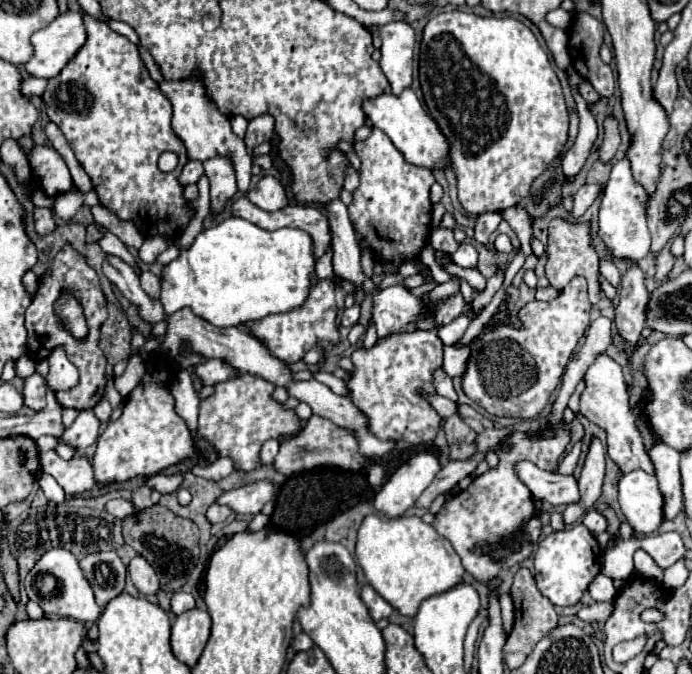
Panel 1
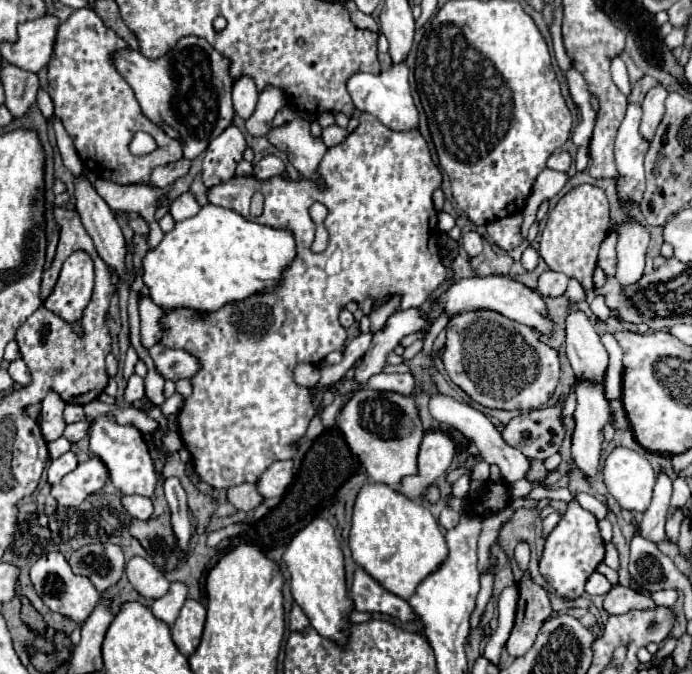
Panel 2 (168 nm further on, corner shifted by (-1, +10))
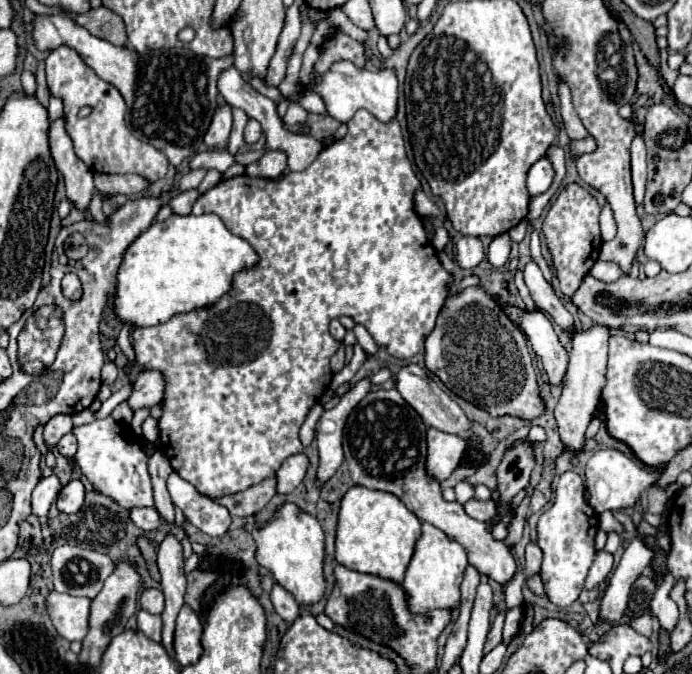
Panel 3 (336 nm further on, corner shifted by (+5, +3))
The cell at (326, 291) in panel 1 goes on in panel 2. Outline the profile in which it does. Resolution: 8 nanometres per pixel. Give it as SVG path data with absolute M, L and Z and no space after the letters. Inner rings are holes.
M362 113L360 115L360 125L356 127L356 131L352 131L344 143L340 143L338 147L332 147L328 149L328 153L324 155L322 163L320 163L320 175L324 179L324 183L328 185L328 189L318 189L312 181L286 181L284 177L272 177L268 181L256 181L254 177L232 177L230 181L226 183L220 183L216 187L210 189L208 193L208 201L212 205L220 205L220 207L226 207L226 209L232 209L236 213L240 213L244 219L248 221L256 221L256 223L264 223L264 225L270 225L270 227L288 227L292 229L294 237L296 237L296 259L292 261L292 265L288 267L288 271L284 273L284 279L280 281L280 287L274 289L274 291L266 291L266 293L256 293L240 303L230 303L214 313L208 313L206 317L202 317L198 311L190 311L190 309L176 309L176 311L170 311L166 317L164 317L164 337L162 337L162 343L170 349L186 349L188 353L196 355L202 363L200 371L192 377L192 385L194 385L194 391L192 395L184 401L184 409L180 411L178 415L178 425L180 425L180 437L184 441L184 445L188 447L192 459L194 459L194 465L196 465L196 473L200 475L202 481L214 485L214 487L232 487L232 485L240 485L240 483L256 483L258 477L262 475L262 471L272 465L274 461L280 461L280 459L292 459L296 449L290 447L298 437L302 437L306 433L306 427L308 423L312 421L314 417L314 405L310 401L310 391L306 387L298 387L294 381L292 381L292 371L296 367L298 361L308 361L308 363L318 363L322 361L330 351L342 351L344 347L344 341L346 341L346 329L340 325L338 321L338 315L340 315L340 309L346 307L348 301L356 301L356 303L362 303L366 295L372 295L374 299L382 297L382 295L396 295L396 293L402 293L402 303L398 309L408 309L408 307L420 307L428 297L430 293L446 279L446 269L440 261L440 253L438 253L438 213L434 211L434 205L432 205L432 193L436 187L440 187L442 183L442 173L440 169L436 167L436 163L432 161L432 155L430 155L430 149L426 145L426 139L420 135L420 131L392 131L388 129L386 125L382 125L374 115L370 113ZM260 191L264 195L264 211L260 217L252 217L250 215L250 199L252 195ZM320 201L322 205L328 207L328 217L324 219L324 225L328 229L328 235L330 235L330 243L326 247L326 251L322 253L312 253L310 251L310 245L312 245L312 239L314 239L314 231L316 231L316 223L312 221L310 217L310 207L312 203ZM234 313L238 317L236 325L230 327L230 319L224 319L224 315L230 315Z

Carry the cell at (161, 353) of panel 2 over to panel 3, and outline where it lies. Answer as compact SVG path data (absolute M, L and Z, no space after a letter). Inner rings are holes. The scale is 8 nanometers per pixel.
M142 370L140 376L134 380L132 394L128 396L128 406L132 410L138 408L152 408L160 404L164 396L164 378L156 370Z

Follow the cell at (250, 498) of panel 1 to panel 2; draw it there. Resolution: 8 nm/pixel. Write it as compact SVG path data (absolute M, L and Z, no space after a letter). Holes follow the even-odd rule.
M274 461L256 481L256 489L264 499L280 497L292 481L292 461Z

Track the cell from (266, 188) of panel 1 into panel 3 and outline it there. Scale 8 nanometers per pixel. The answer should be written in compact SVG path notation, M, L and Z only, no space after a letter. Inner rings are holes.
M268 150L264 152L264 156L258 162L252 162L250 166L246 166L246 174L248 176L260 176L260 178L280 178L282 172L286 170L286 152L280 150Z

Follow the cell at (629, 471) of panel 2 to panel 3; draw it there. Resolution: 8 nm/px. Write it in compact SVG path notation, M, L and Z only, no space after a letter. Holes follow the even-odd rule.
M612 448L596 450L586 464L586 488L590 492L590 506L598 514L604 510L620 510L634 506L640 500L644 488L652 484L654 484L654 476L648 470L640 468L634 460Z

